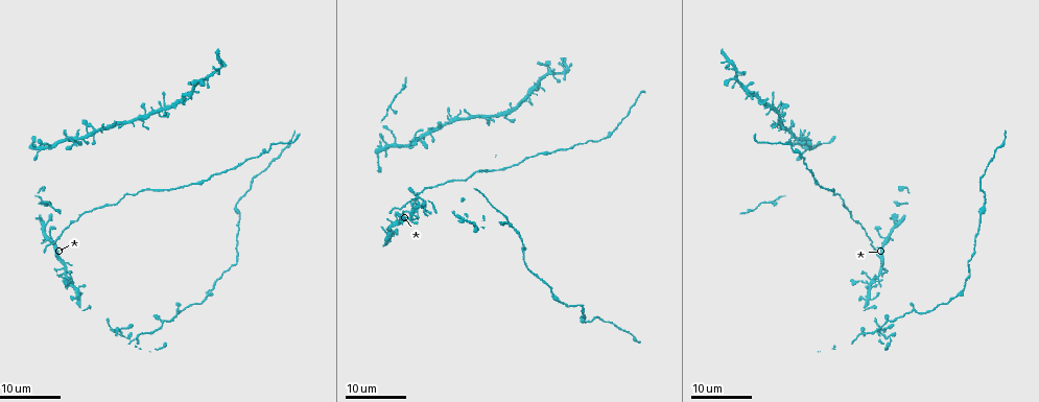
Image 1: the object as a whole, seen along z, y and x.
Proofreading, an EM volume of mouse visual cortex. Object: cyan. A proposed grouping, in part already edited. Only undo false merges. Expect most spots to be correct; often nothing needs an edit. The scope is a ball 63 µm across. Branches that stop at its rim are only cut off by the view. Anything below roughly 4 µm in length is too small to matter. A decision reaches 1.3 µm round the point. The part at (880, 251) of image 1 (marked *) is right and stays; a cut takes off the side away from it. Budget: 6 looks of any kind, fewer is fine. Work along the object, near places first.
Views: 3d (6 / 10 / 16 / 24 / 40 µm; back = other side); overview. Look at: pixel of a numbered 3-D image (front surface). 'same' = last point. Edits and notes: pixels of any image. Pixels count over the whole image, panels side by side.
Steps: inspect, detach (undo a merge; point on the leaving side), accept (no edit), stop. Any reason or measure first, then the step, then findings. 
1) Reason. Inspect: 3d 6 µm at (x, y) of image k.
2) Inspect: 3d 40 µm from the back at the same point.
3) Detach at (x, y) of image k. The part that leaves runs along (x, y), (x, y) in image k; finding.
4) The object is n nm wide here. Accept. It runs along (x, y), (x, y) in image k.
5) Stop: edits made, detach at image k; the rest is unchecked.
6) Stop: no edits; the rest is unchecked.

Two arms at a narrow angle. Inspect: 3d 16 µm at (733, 77) of image 1.

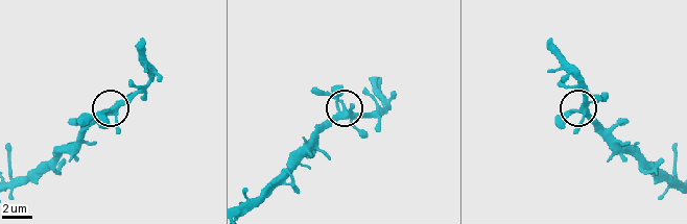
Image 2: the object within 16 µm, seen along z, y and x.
Inspect: 3d 6 µm at (347, 107) of image 2.

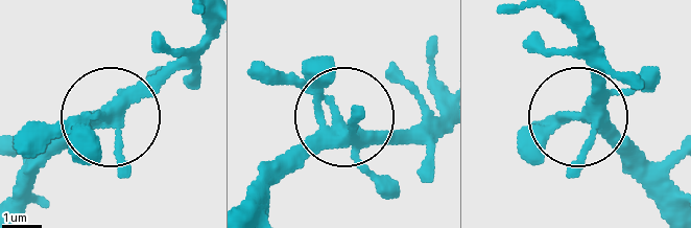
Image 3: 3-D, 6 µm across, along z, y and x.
The object is 330 nm wide here. Accept. Continuous, no second neuron.

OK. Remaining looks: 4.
Sudden change in width. Inspect: 3d 16 µm at (269, 150) of image 1.

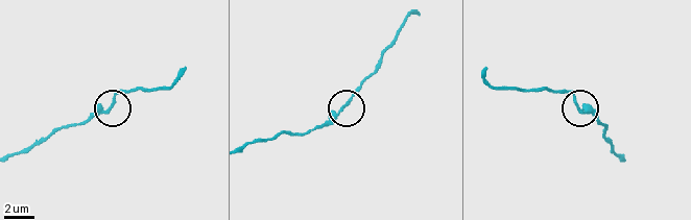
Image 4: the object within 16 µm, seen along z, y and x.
Inspect: 3d 6 µm at (105, 109) of image 4.

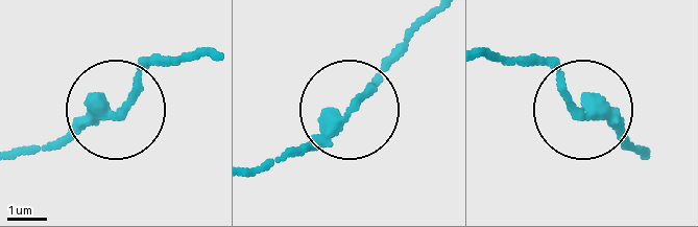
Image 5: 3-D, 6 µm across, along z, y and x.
Inspect: 3d 6 µm from the back at (351, 107) of image 5.

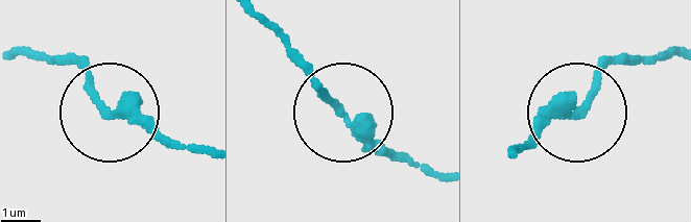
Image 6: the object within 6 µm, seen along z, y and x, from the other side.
The object is 310 nm wide here. Accept. It runs along (200, 151), (160, 141), (114, 112), (64, 58) in image 6; one neuron here.

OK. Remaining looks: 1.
Stop: no edits; the rest is unchecked.

